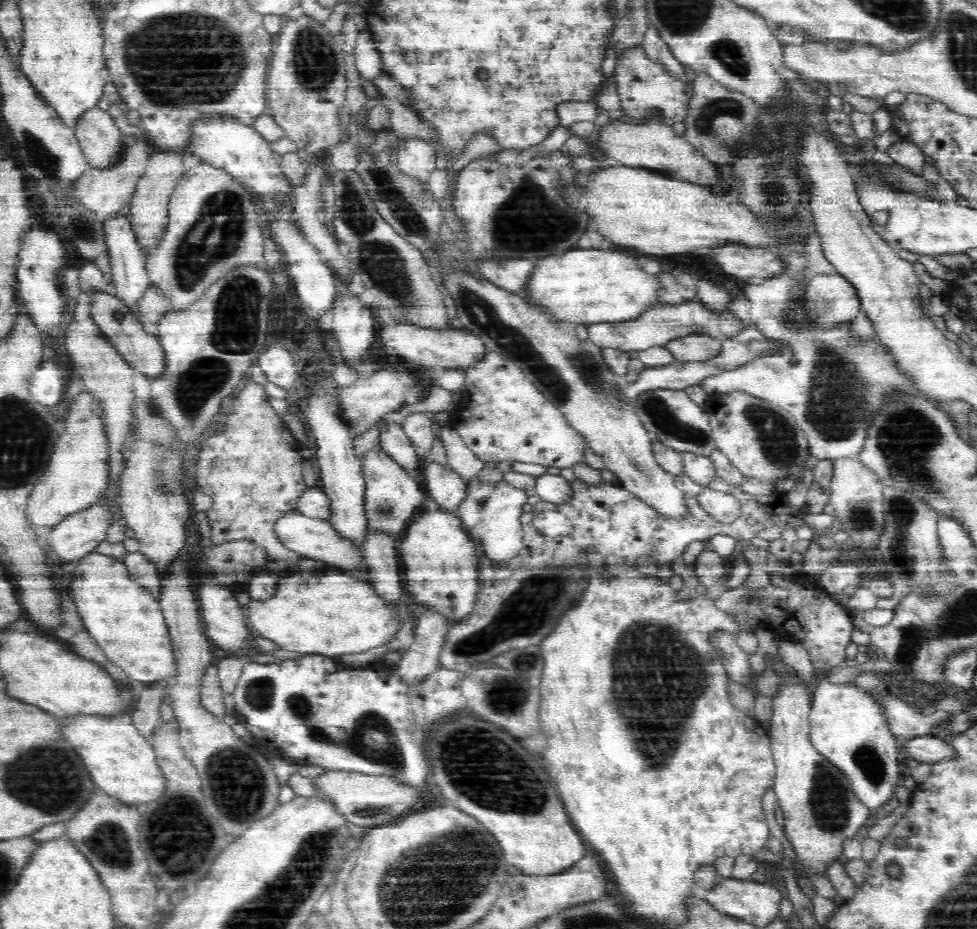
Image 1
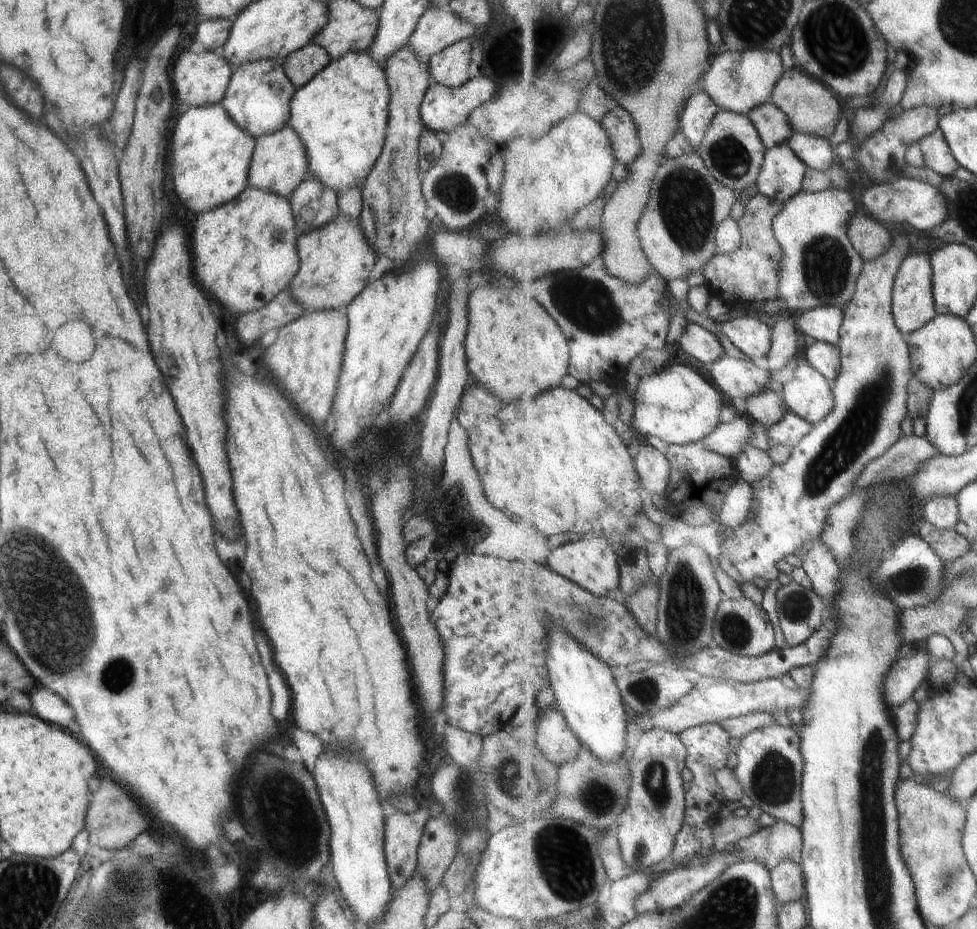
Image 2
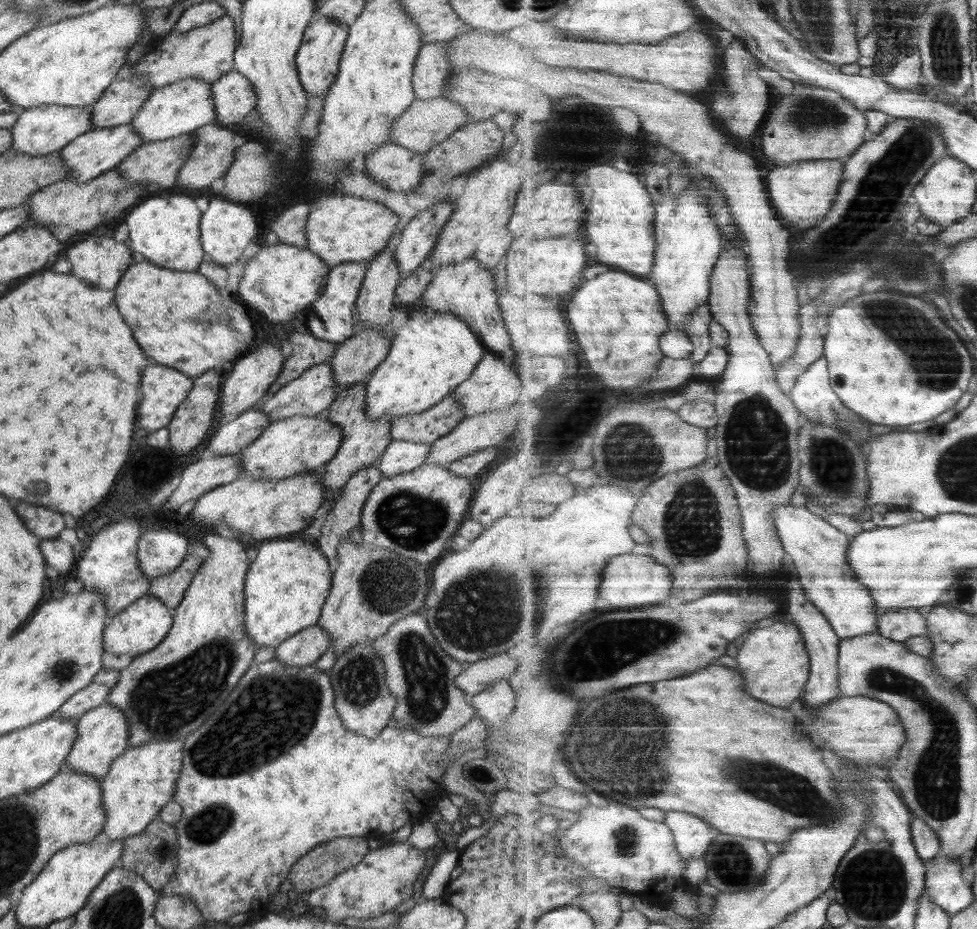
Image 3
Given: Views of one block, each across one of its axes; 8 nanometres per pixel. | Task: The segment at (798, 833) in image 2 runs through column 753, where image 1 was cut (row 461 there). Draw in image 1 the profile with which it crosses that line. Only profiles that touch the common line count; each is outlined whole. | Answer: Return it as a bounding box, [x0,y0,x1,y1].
[829,458,885,550]

